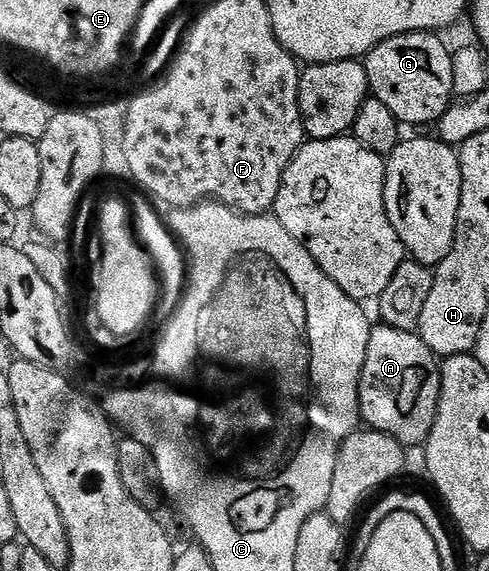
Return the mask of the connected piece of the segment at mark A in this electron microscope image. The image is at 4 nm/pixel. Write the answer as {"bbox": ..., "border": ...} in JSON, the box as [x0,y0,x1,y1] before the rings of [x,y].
{"bbox":[359,324,441,448],"border":[[[379,324],[369,336],[369,348],[359,381],[359,417],[370,429],[393,436],[404,448],[422,447],[437,416],[441,392],[440,363],[418,333]]]}

